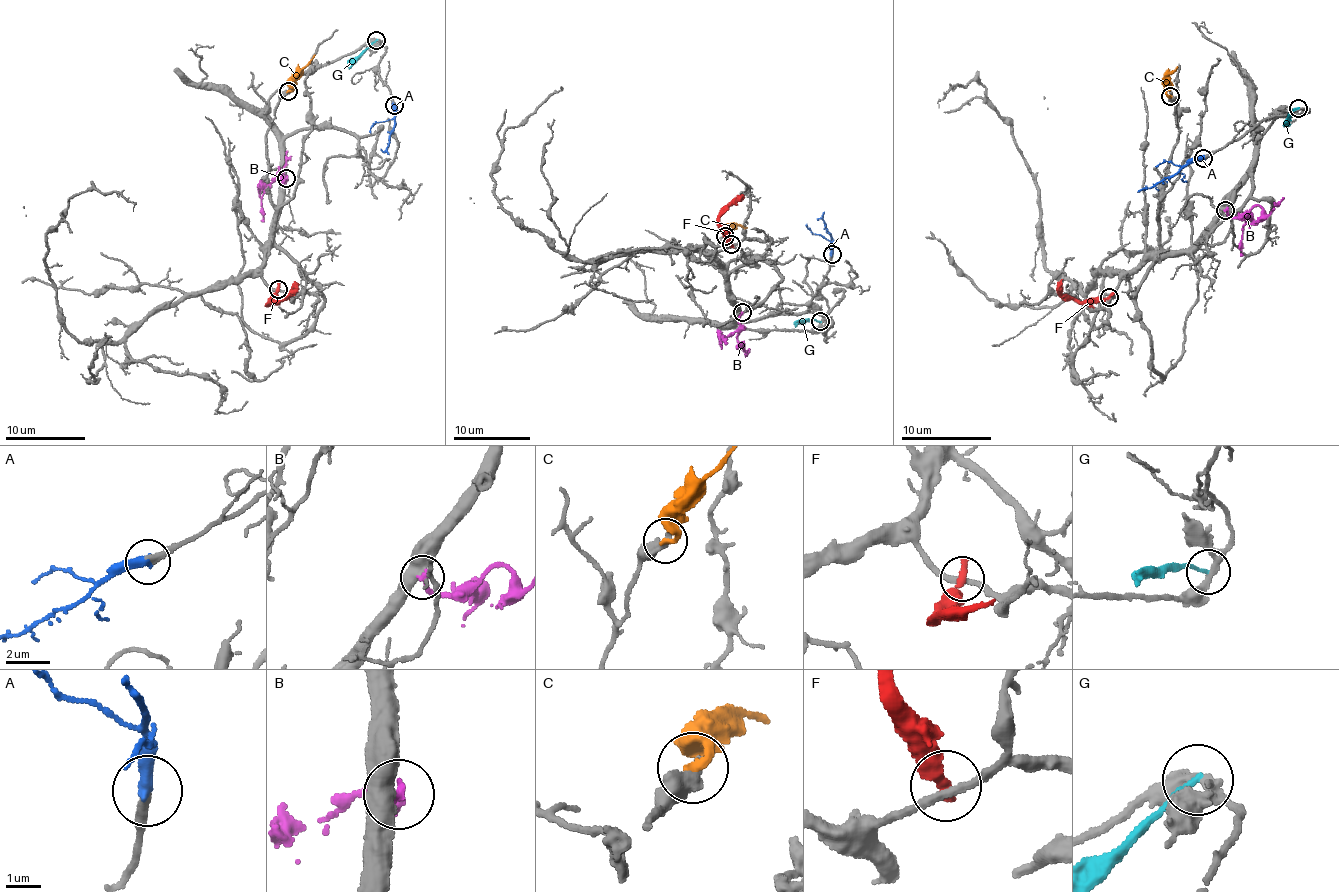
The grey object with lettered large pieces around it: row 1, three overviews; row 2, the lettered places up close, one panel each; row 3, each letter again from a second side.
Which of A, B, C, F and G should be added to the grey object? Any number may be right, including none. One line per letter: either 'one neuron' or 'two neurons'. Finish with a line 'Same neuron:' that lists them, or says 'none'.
A: one neuron
B: two neurons
C: two neurons
F: two neurons
G: two neurons
Same neuron: A

